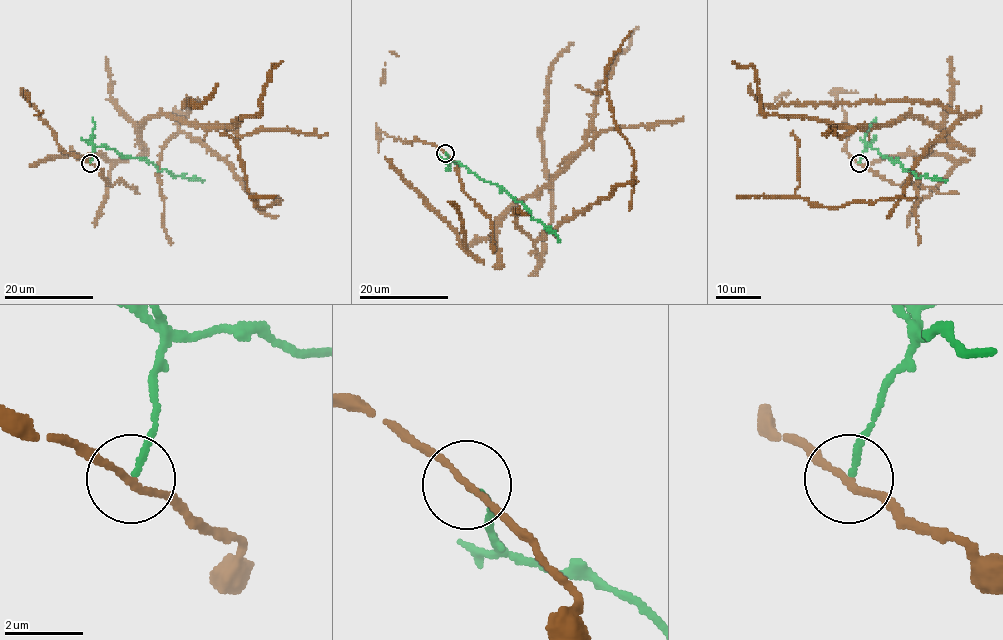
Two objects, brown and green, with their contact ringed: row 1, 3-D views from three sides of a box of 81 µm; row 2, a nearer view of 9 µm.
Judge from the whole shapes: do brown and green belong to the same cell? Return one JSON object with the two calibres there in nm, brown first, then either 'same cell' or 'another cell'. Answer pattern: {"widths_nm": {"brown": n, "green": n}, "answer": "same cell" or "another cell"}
{"widths_nm": {"brown": 150, "green": 150}, "answer": "another cell"}

